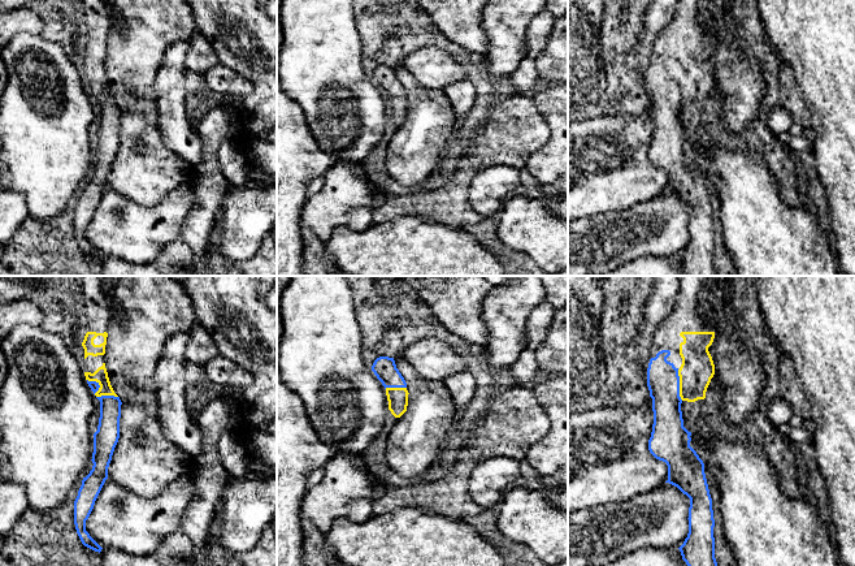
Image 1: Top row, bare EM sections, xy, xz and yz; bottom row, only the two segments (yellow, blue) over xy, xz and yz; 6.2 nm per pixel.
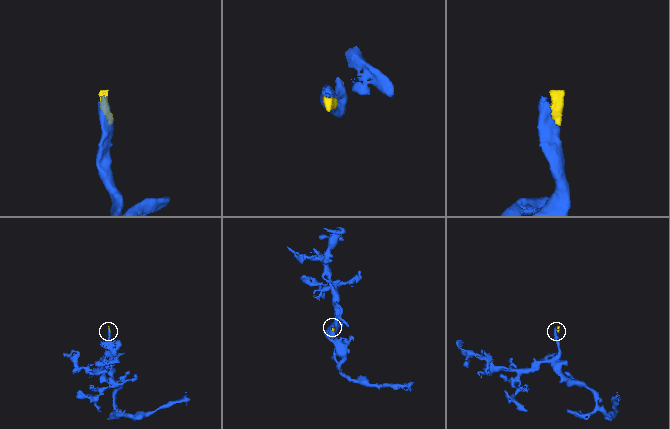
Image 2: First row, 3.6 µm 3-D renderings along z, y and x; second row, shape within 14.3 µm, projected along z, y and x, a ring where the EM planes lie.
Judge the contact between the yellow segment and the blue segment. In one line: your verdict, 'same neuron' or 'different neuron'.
same neuron

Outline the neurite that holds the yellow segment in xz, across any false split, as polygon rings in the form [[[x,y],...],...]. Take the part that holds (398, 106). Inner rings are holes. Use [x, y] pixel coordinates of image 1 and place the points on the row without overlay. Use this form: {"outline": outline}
{"outline": [[[377,66],[372,74],[372,79],[386,98],[389,118],[395,126],[400,126],[407,120],[409,101],[394,66]]]}

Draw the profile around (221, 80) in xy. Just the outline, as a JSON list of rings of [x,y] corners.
[[[221,62],[205,72],[199,82],[201,88],[212,96],[244,98],[253,90],[251,81]]]

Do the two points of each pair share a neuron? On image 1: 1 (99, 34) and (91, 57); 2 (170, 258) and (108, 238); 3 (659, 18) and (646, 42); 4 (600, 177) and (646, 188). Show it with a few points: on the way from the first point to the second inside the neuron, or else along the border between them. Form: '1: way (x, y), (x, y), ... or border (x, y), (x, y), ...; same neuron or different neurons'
1: way (96, 39), (94, 52); same neuron
2: border (178, 236), (155, 258), (147, 262); different neurons
3: way (654, 24), (647, 37); same neuron
4: way (612, 177), (634, 178); same neuron

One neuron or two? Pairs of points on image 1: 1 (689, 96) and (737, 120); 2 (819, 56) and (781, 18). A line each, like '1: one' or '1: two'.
1: two
2: one

